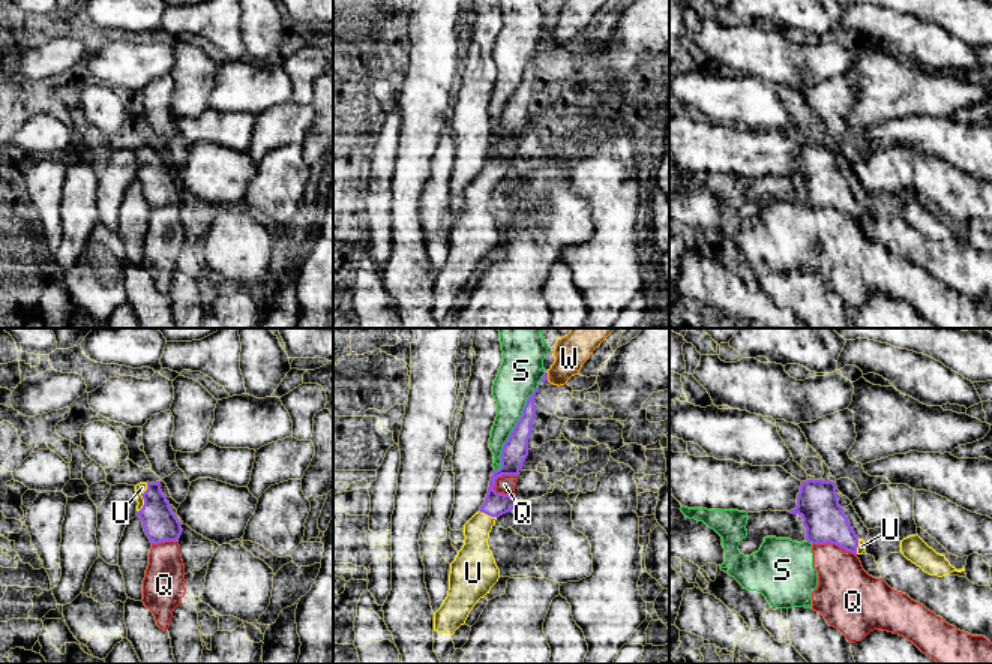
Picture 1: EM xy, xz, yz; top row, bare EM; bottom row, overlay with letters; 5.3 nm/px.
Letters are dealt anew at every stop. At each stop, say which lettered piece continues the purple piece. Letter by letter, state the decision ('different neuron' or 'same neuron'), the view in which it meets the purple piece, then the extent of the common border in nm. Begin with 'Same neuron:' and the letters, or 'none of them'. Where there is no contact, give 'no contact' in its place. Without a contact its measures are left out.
Same neuron: U
Q: different neuron; contact in xz; length 160 nm
S: different neuron; contact in xz; length 500 nm
U: same neuron; contact in xy; length 170 nm
W: different neuron; contact in xz; length 40 nm

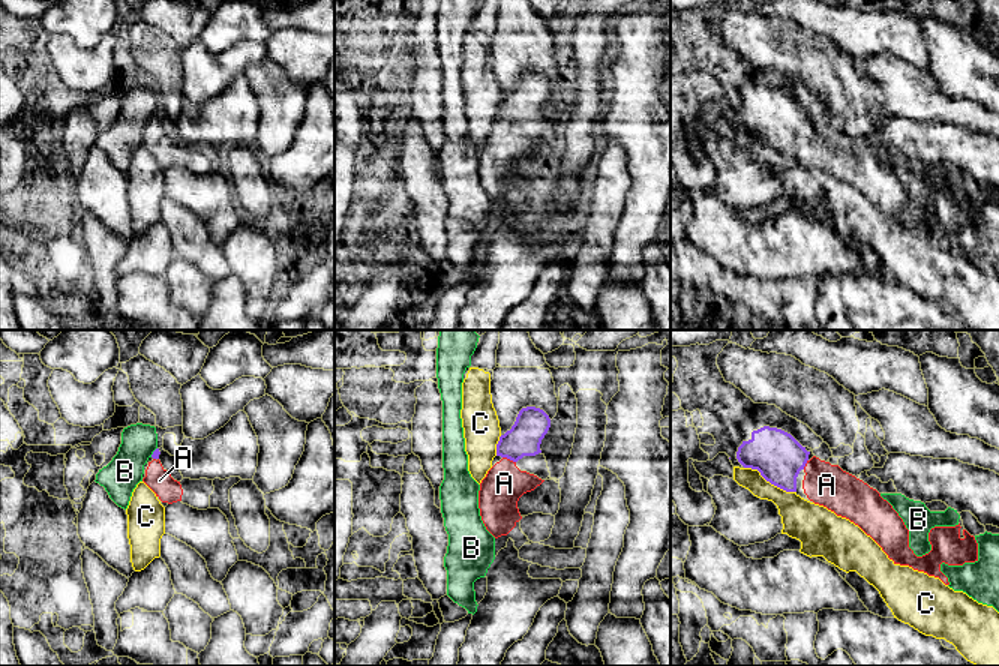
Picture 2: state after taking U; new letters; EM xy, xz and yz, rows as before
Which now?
Same neuron: A
A: same neuron; contact in xz; length 80 nm
B: different neuron; contact in xy; length 70 nm
C: different neuron; contact in yz; length 320 nm

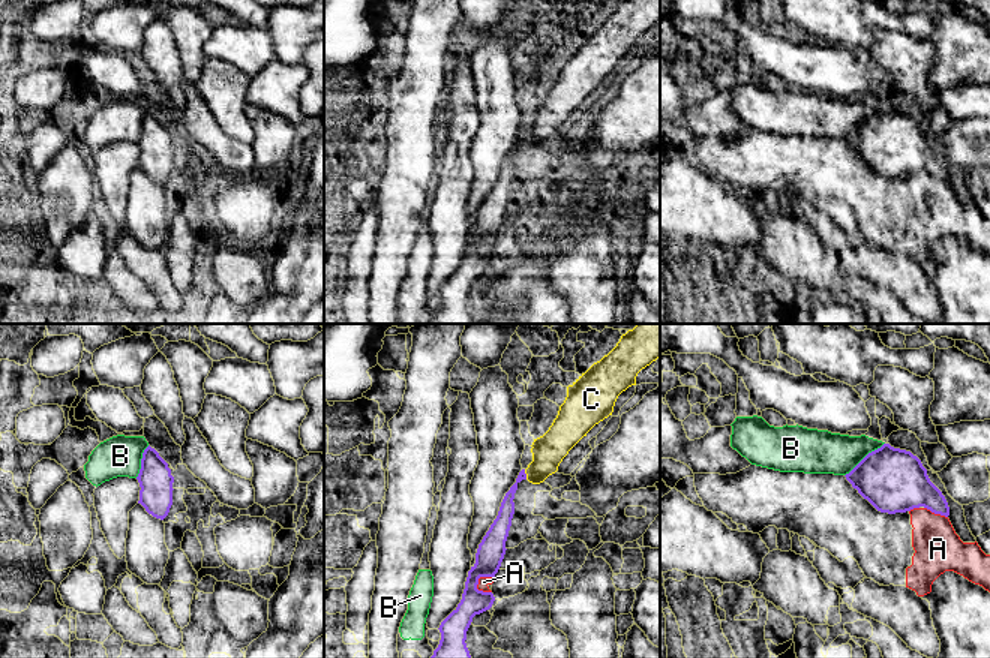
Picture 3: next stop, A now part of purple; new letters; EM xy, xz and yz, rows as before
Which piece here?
Same neuron: none of them
A: different neuron; contact in xz; length 120 nm
B: different neuron; contact in yz; length 280 nm
C: different neuron; contact in xz; length 60 nm

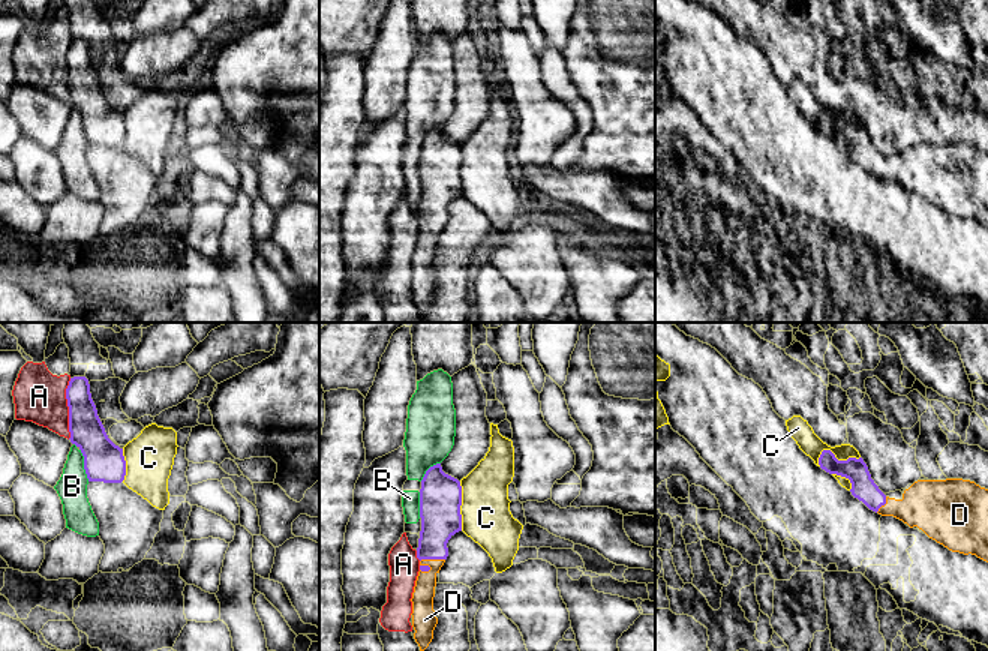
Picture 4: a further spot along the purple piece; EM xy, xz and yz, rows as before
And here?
Same neuron: D
A: different neuron; contact in xy; length 320 nm
B: different neuron; contact in xy; length 180 nm
C: different neuron; contact in yz; length 240 nm
D: same neuron; contact in xz; length 140 nm

